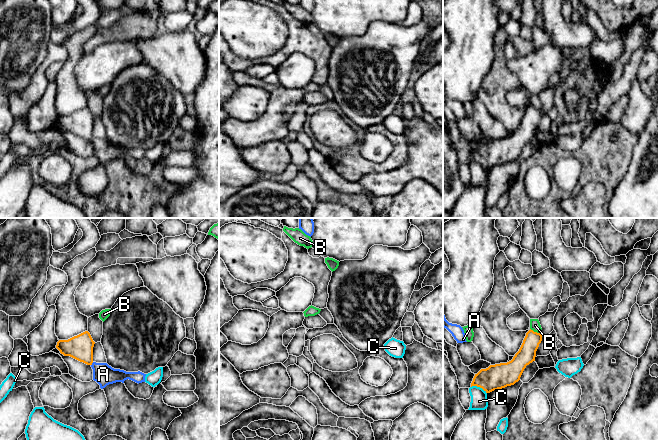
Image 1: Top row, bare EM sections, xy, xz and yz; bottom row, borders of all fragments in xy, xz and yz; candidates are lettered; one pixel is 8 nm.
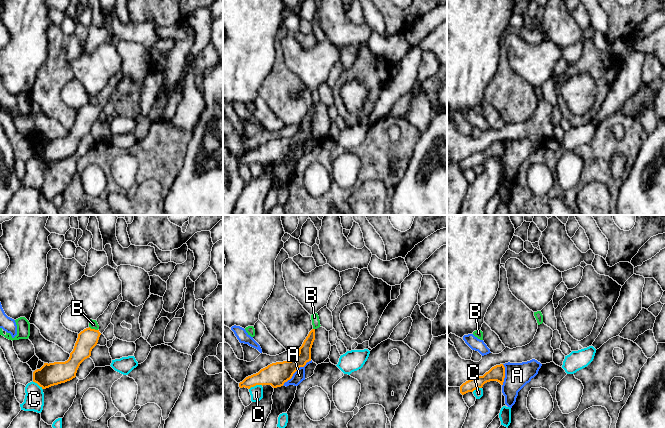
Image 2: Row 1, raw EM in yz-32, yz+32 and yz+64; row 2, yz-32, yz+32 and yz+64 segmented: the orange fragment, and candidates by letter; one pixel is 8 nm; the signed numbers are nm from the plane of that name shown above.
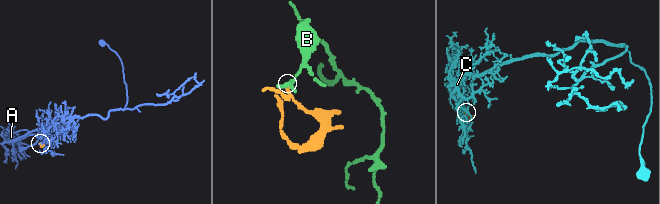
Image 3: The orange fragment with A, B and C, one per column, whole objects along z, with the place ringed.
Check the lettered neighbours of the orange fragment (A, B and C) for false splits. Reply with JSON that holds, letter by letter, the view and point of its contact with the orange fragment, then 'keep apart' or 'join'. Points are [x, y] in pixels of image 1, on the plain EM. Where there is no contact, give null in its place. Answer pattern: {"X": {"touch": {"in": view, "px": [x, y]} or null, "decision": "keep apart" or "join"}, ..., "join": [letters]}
{"A": {"touch": {"in": "xy", "px": [91, 140]}, "decision": "keep apart"}, "B": {"touch": {"in": "yz", "px": [535, 108]}, "decision": "keep apart"}, "C": {"touch": {"in": "yz", "px": [479, 162]}, "decision": "keep apart"}, "join": []}

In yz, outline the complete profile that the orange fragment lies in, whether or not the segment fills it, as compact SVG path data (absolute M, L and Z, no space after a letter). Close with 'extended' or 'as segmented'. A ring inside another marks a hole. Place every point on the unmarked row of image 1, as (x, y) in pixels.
M529 106L523 116L519 127L507 139L490 141L475 150L472 162L482 164L486 169L514 161L527 141L535 137L536 127L542 117L540 109Z; as segmented

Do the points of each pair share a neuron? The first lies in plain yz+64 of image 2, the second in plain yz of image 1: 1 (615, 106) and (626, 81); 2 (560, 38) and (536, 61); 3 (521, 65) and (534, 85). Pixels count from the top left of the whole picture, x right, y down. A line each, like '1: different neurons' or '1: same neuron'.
1: same neuron
2: different neurons
3: same neuron

